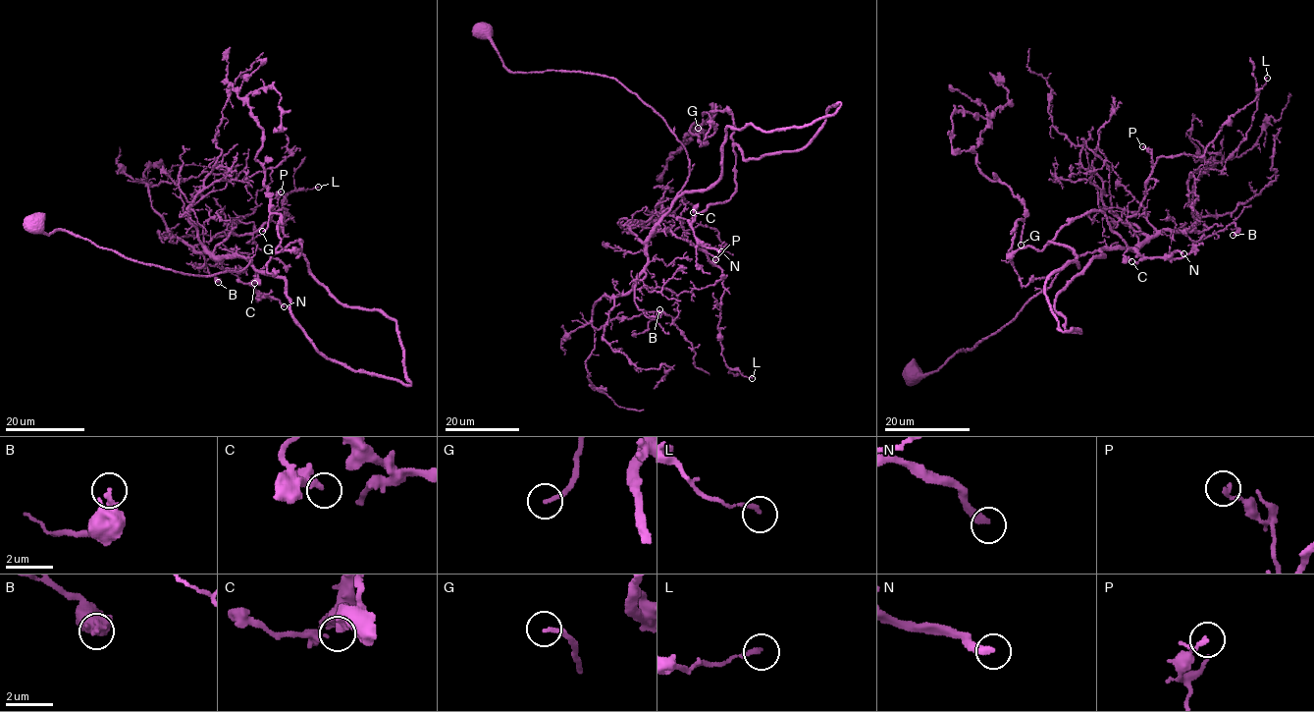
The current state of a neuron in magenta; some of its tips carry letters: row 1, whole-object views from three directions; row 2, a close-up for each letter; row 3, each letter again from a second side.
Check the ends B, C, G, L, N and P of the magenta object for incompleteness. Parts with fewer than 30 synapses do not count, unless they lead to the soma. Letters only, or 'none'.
N

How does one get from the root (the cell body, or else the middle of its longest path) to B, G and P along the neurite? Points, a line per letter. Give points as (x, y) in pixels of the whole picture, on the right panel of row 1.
B: (910, 373), (936, 371), (973, 348), (1077, 257), (1137, 247), (1169, 230), (1195, 244), (1233, 223), (1233, 235)
G: (910, 373), (1099, 249), (1055, 301), (1078, 333), (1046, 295), (1074, 249), (1011, 262), (1021, 219), (1021, 245)
P: (910, 373), (936, 371), (973, 348), (1066, 263), (1135, 246), (1127, 219), (1153, 169), (1142, 146)

